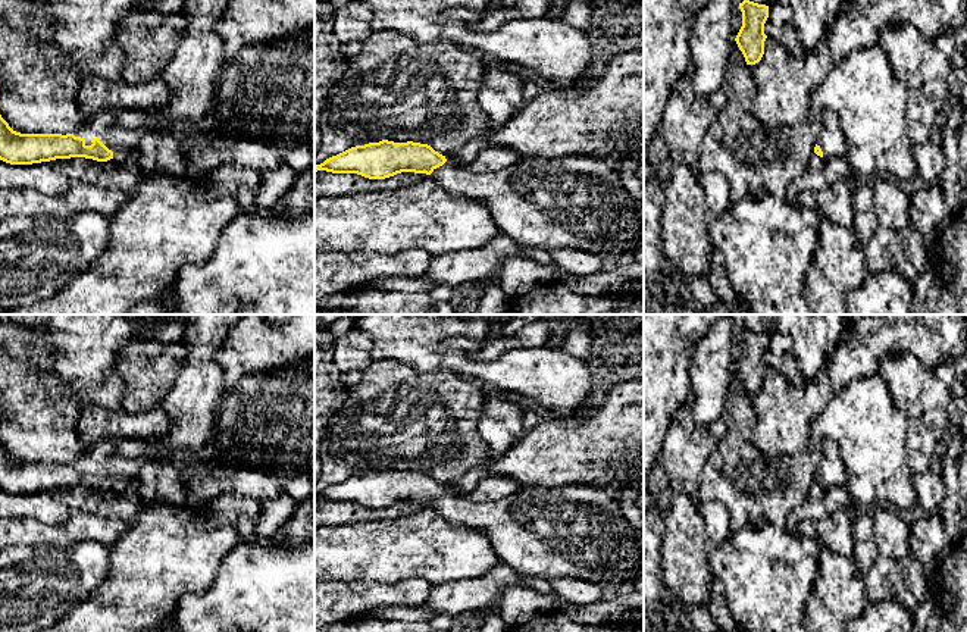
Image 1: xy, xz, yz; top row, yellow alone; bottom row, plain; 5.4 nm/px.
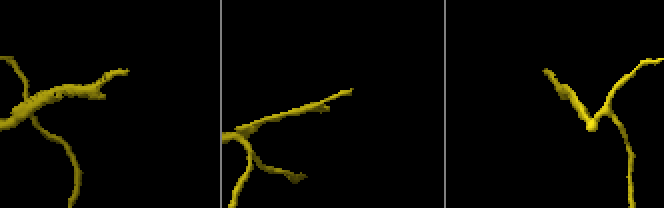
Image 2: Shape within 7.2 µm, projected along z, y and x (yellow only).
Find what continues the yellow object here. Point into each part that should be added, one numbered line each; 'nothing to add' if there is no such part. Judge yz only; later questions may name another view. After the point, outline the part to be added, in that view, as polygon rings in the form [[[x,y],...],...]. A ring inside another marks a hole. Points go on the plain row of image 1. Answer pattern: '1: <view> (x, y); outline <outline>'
1: yz (831, 469); outline [[[822,439],[822,456],[816,473],[822,478],[823,488],[845,488],[845,469],[839,456],[839,447],[835,441]]]

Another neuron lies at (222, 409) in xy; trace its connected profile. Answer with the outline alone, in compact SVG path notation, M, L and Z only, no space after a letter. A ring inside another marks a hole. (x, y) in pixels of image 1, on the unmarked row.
M314 360L303 366L279 369L275 373L244 375L234 392L220 397L213 423L209 451L229 459L250 460L253 466L265 467L282 478L298 472L314 476ZM235 434L245 437L265 434L272 442L259 450L242 450L234 442Z

